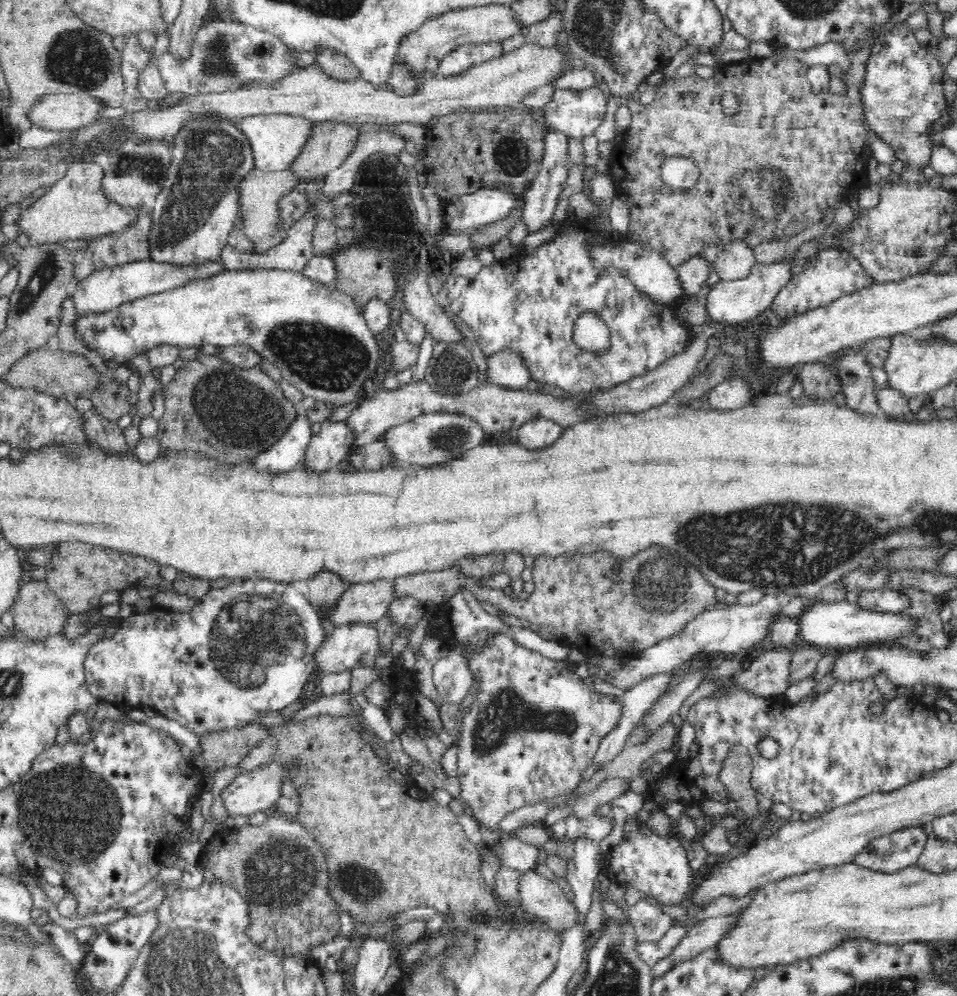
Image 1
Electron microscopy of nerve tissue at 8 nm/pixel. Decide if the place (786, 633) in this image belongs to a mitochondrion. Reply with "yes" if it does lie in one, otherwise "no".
no

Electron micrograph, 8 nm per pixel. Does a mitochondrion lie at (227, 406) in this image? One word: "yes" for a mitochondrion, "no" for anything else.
yes

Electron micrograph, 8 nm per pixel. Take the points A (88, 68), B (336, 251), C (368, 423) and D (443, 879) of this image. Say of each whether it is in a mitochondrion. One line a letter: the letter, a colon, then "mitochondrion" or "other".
A: mitochondrion
B: other
C: other
D: other

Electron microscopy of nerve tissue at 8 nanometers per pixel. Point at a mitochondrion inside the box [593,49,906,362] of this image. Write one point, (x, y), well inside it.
(759, 195)

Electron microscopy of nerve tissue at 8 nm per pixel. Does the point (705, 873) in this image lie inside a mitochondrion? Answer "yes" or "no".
no

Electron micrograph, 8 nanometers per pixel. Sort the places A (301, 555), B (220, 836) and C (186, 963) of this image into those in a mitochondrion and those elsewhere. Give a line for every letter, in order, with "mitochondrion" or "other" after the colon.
A: other
B: other
C: mitochondrion

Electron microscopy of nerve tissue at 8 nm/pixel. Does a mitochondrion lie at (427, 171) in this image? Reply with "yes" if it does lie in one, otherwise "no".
no

